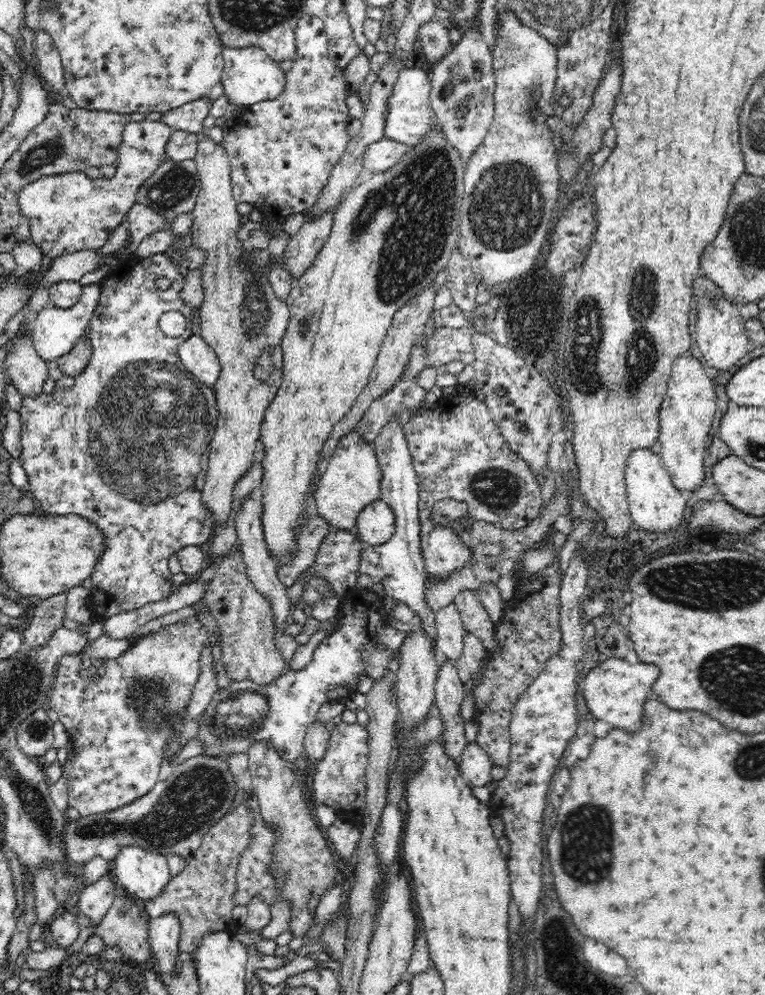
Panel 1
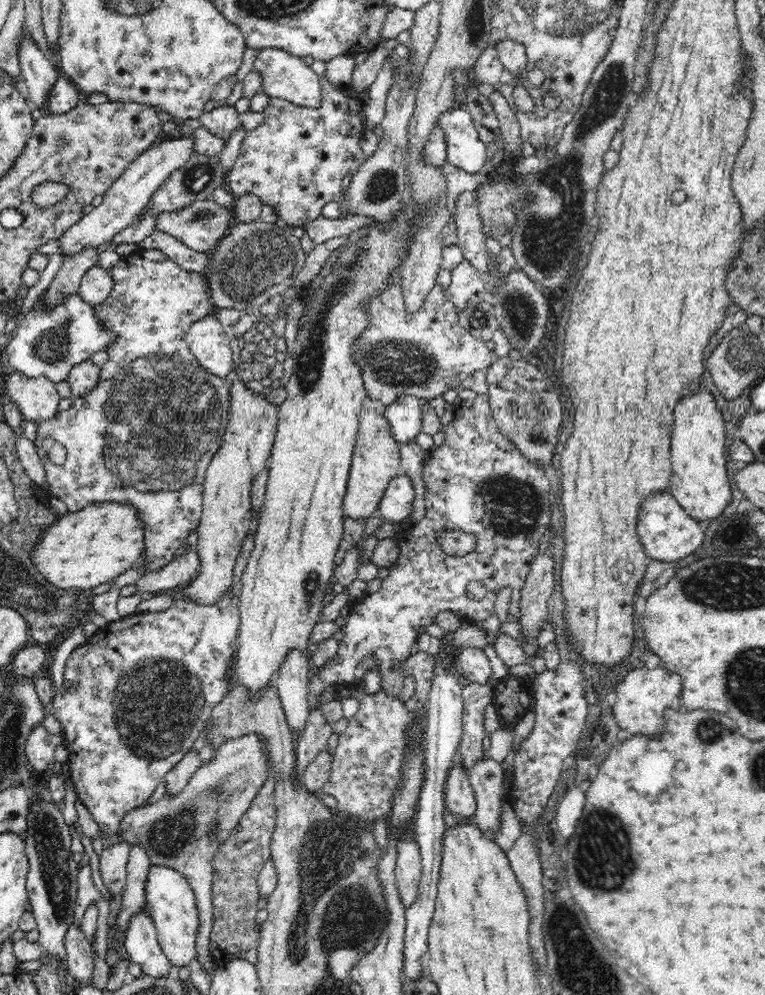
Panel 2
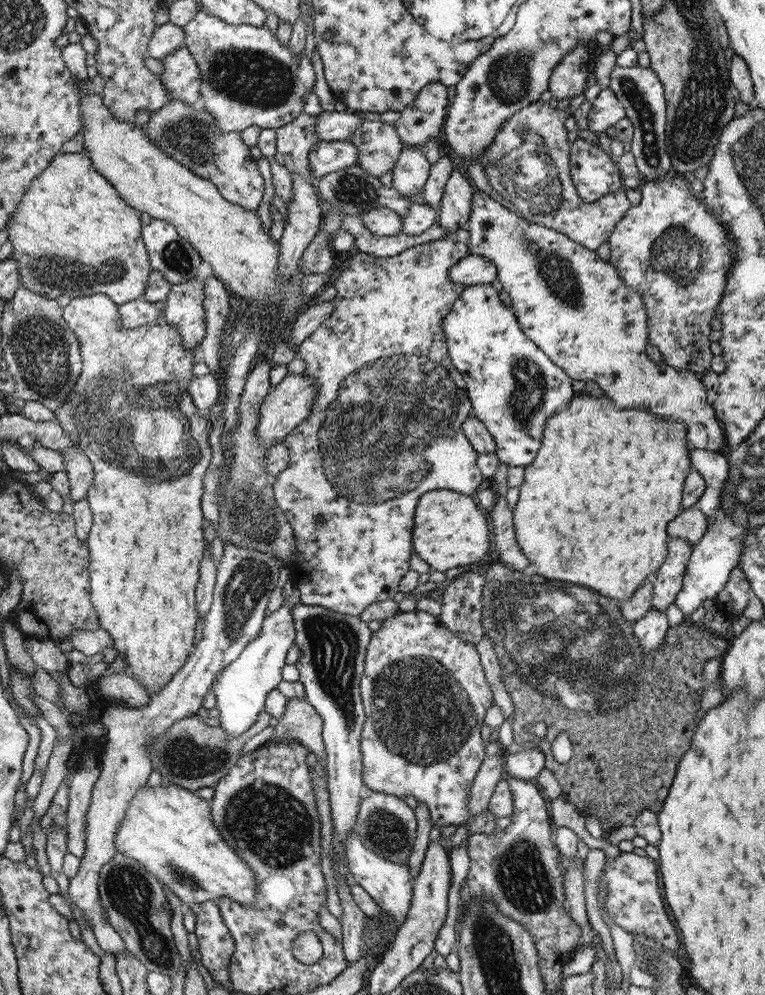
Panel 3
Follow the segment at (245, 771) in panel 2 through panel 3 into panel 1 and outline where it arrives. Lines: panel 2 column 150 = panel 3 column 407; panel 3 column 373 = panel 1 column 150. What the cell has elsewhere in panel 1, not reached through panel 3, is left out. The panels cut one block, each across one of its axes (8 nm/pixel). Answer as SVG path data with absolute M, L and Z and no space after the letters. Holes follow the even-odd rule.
M205 753L197 755L173 767L172 774L166 780L158 781L148 794L141 796L138 800L110 812L80 817L75 821L68 820L65 824L63 838L65 858L70 867L78 864L78 868L88 860L92 860L94 856L101 856L112 862L122 847L134 845L164 856L170 853L178 854L187 860L200 846L202 837L207 833L207 830L210 830L211 826L226 816L230 808L232 810L232 802L238 790L224 757L217 758Z

